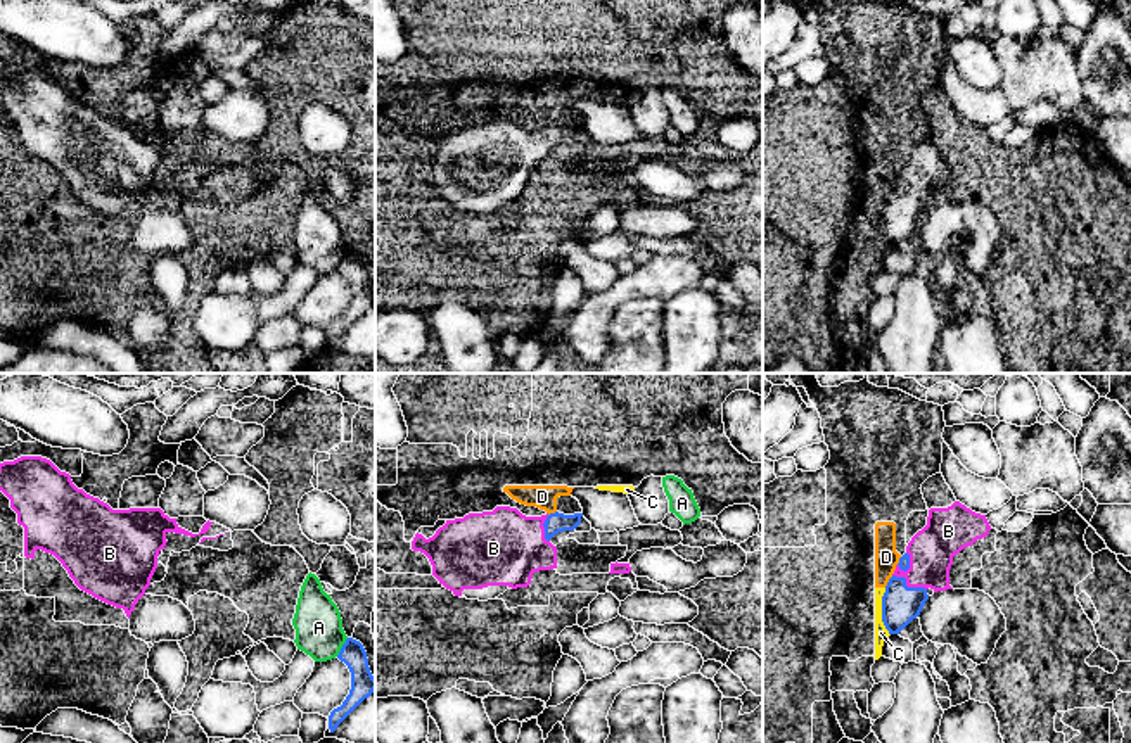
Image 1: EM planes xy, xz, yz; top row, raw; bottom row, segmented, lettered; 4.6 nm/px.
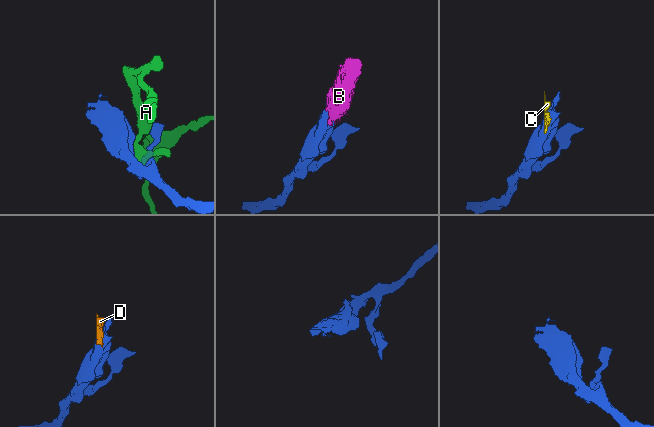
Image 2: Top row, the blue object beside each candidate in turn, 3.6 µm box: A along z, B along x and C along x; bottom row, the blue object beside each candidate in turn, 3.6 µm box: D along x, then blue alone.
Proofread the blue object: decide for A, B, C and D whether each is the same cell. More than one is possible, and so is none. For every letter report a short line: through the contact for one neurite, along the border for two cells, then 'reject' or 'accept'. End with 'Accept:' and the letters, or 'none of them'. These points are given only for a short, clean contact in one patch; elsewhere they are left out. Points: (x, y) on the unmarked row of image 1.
A: reject
B: accept
C: reject
D: line yz (893, 189), (884, 199); reject
Accept: B

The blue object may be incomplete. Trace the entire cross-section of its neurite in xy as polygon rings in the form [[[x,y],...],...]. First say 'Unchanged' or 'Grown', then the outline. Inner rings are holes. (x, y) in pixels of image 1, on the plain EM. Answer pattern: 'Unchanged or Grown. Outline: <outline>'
Unchanged. Outline: [[[348,251],[337,271],[344,275],[351,285],[351,302],[341,320],[329,328],[329,342],[334,346],[337,339],[375,304],[375,290],[370,285],[368,271],[363,257]]]

